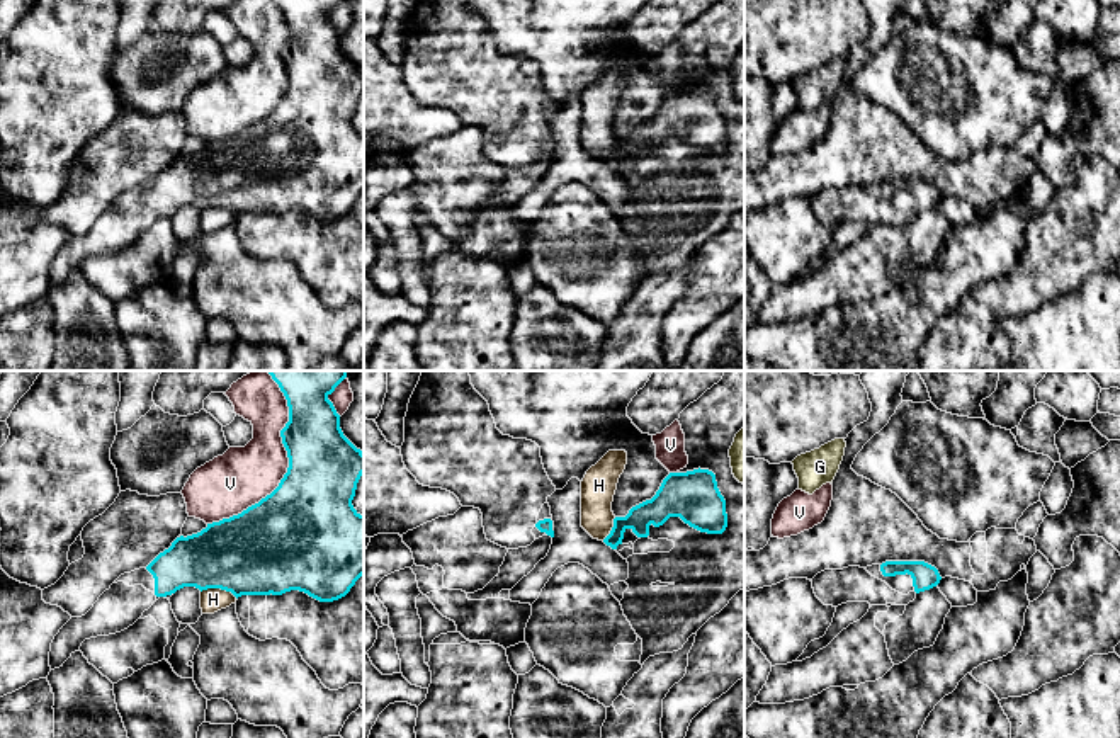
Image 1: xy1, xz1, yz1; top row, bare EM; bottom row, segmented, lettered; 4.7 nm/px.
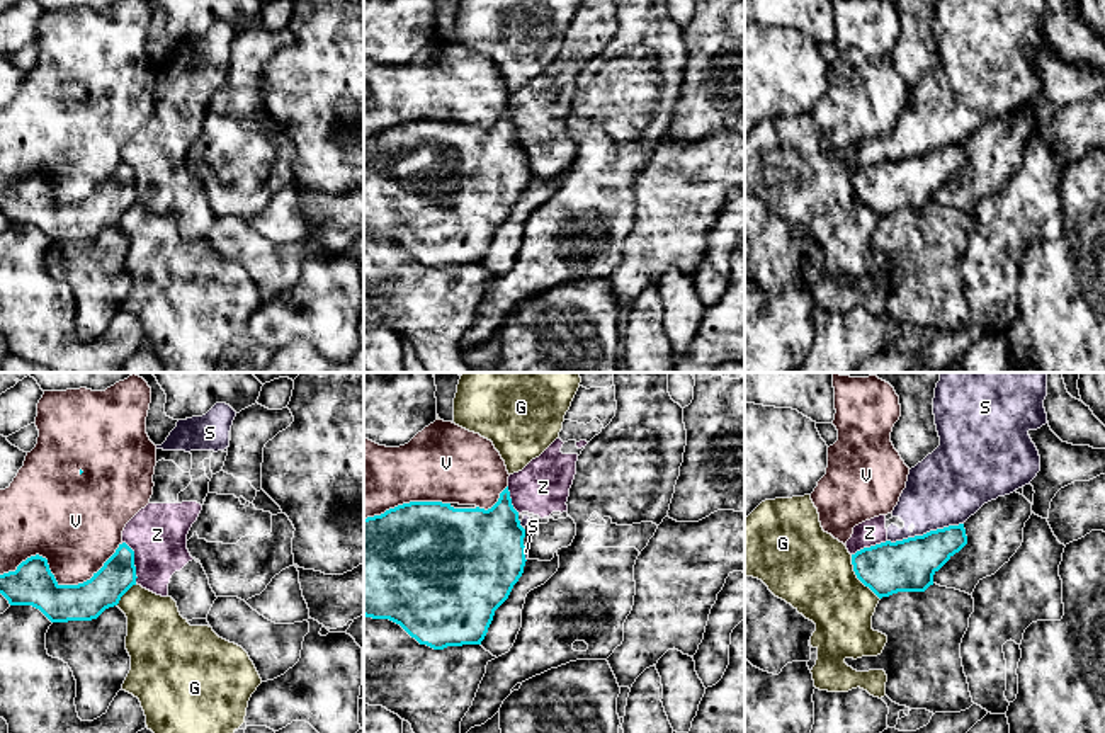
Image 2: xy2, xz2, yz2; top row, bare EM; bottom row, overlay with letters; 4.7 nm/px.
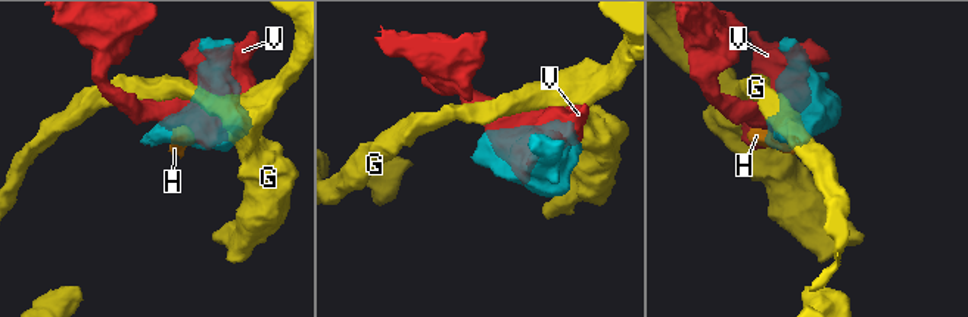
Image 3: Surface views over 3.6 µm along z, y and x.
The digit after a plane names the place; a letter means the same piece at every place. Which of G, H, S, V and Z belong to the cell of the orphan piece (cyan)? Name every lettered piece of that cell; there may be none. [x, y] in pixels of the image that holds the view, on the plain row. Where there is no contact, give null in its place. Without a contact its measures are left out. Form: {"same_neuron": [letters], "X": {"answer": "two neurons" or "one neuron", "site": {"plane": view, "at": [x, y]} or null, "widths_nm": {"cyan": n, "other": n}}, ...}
{"same_neuron": [], "G": {"answer": "two neurons", "site": {"plane": "yz2", "at": [857, 196]}, "widths_nm": {"cyan": 240, "other": 380}}, "H": {"answer": "two neurons", "site": {"plane": "xy1", "at": [220, 206]}, "widths_nm": {"cyan": 400, "other": 110}}, "S": {"answer": "two neurons", "site": {"plane": "yz2", "at": [927, 152]}, "widths_nm": {"cyan": 240, "other": 360}}, "V": {"answer": "two neurons", "site": {"plane": "xy1", "at": [288, 87]}, "widths_nm": {"cyan": 420, "other": 280}}, "Z": {"answer": "two neurons", "site": {"plane": "xy2", "at": [133, 181]}, "widths_nm": {"cyan": 170, "other": 280}}}

